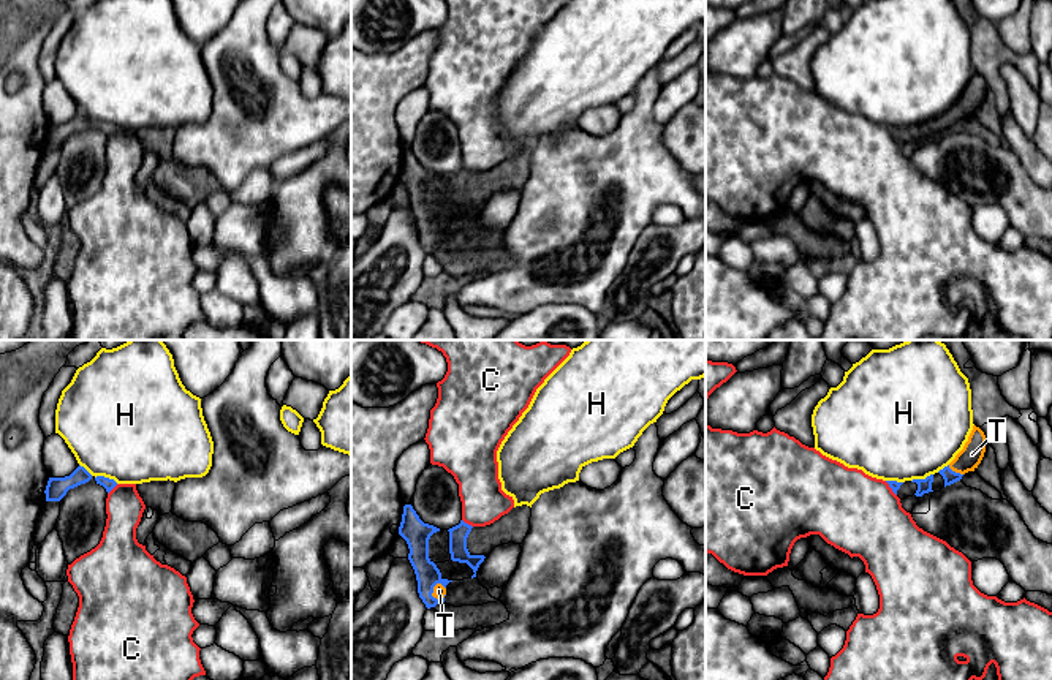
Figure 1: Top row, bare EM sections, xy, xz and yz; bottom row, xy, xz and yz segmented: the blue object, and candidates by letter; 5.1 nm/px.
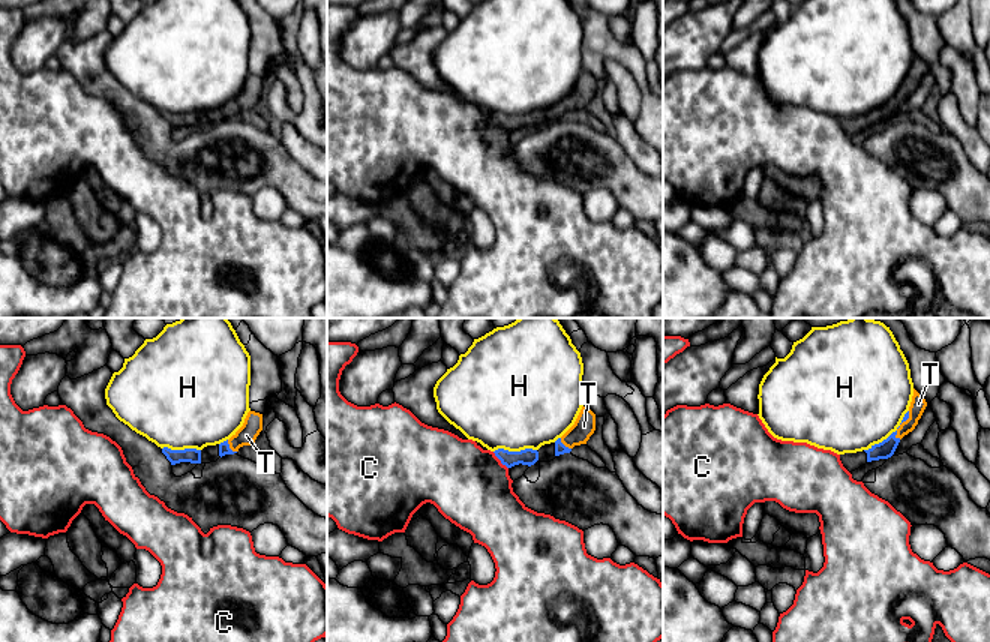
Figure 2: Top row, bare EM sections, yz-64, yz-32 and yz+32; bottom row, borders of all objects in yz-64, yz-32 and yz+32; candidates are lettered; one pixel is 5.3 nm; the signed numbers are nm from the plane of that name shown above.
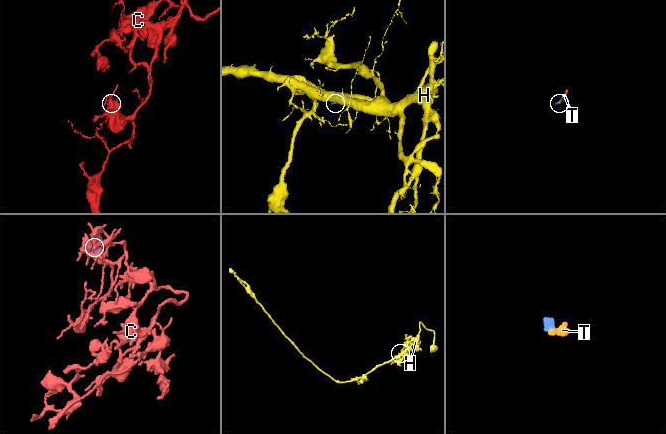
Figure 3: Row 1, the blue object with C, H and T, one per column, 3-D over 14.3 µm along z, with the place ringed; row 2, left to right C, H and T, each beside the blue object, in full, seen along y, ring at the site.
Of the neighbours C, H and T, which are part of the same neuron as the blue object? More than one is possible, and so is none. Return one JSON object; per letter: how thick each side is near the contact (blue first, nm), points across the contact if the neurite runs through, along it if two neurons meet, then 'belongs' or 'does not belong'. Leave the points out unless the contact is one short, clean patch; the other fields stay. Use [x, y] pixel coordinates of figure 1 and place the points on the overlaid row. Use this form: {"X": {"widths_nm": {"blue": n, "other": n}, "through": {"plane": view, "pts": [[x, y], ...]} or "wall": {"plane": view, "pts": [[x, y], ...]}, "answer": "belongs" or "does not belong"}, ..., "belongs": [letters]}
{"C": {"widths_nm": {"blue": 100, "other": 220}, "wall": {"plane": "xz", "pts": [[462, 519], [472, 527]]}, "answer": "does not belong"}, "H": {"widths_nm": {"blue": 60, "other": 500}, "answer": "does not belong"}, "T": {"widths_nm": {"blue": 120, "other": 60}, "answer": "belongs"}, "belongs": ["T"]}

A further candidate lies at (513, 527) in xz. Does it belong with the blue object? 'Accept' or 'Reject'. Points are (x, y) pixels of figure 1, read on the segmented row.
Accept

